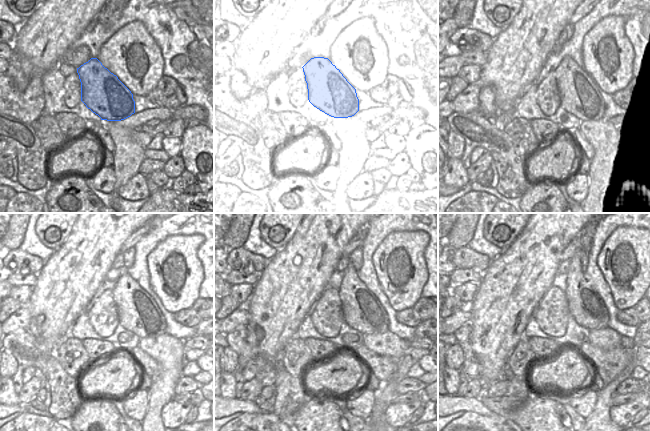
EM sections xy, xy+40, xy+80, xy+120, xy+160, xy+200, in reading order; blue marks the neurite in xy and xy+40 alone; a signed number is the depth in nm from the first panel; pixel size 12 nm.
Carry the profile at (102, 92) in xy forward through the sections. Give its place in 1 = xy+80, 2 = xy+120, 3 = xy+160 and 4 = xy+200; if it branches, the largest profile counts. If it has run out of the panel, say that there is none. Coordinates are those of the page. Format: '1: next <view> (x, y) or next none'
1: next xy+80 (582, 96)
2: next xy+120 (138, 312)
3: next xy+160 (362, 311)
4: next xy+200 (588, 309)

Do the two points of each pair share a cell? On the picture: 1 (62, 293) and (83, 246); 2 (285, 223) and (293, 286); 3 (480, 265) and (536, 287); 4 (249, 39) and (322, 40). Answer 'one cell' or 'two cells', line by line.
1: one cell
2: two cells
3: two cells
4: two cells

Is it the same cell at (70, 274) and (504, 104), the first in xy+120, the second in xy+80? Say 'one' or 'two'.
one

